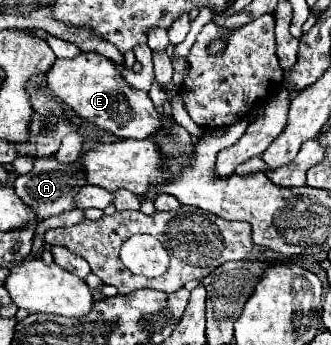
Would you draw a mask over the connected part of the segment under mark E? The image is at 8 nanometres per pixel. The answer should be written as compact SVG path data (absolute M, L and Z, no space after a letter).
M82 53L74 59L56 59L52 69L46 73L46 83L48 89L78 117L118 137L146 139L160 125L160 115L148 93L130 87L114 69L112 61L100 53Z

